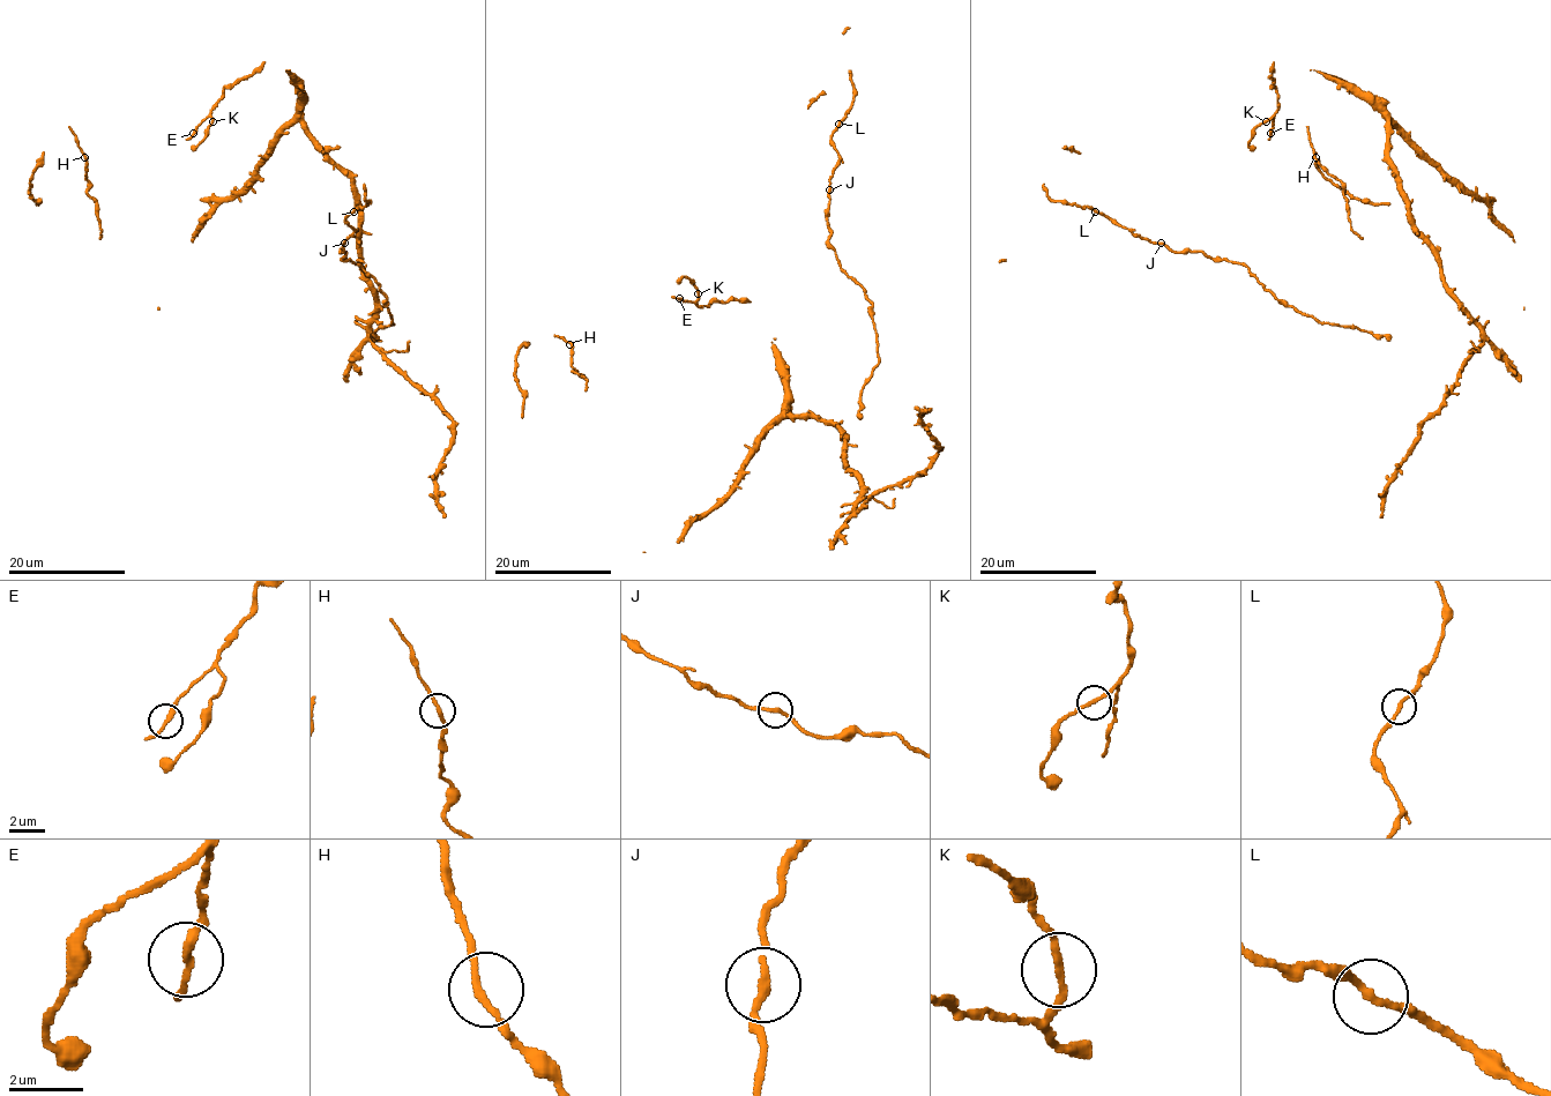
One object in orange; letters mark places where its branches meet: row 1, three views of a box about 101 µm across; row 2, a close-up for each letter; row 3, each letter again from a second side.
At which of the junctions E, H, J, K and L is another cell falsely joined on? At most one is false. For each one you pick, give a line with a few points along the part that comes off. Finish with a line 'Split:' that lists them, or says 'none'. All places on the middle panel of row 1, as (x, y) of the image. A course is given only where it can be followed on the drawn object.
Split: none

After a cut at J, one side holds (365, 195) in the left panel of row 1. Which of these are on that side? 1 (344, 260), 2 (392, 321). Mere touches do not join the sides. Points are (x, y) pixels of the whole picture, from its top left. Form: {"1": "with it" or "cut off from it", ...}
{"1": "cut off from it", "2": "cut off from it"}

